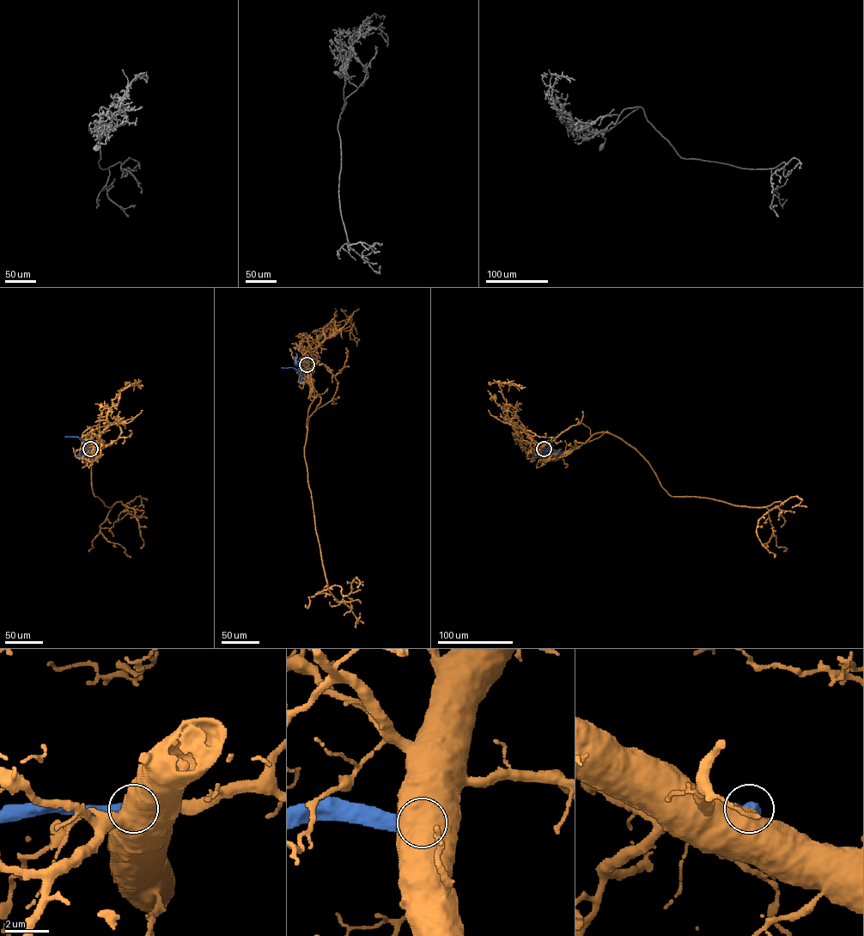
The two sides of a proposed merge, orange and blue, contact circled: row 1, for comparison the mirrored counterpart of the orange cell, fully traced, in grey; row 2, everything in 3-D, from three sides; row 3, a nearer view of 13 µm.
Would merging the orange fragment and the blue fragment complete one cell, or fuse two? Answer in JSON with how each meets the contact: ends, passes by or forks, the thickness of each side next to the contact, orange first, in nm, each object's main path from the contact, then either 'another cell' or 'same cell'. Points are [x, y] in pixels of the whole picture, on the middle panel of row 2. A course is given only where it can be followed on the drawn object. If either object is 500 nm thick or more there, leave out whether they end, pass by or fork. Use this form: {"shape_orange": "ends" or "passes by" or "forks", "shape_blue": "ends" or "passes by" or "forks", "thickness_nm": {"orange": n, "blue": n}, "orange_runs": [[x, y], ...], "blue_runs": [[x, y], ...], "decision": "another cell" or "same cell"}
{"thickness_nm": {"orange": 700, "blue": 600}, "orange_runs": [[307, 364], [311, 395], [320, 398], [308, 419], [304, 458], [322, 566], [338, 602], [356, 578], [357, 588]], "blue_runs": [[307, 364], [301, 366], [303, 370], [282, 368]], "decision": "another cell"}

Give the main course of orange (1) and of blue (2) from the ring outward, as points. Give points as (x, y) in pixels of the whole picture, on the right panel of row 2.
1: (544, 449), (565, 454), (610, 432), (672, 496), (781, 501), (758, 521), (767, 547)
2: (544, 449), (550, 446), (547, 437)

